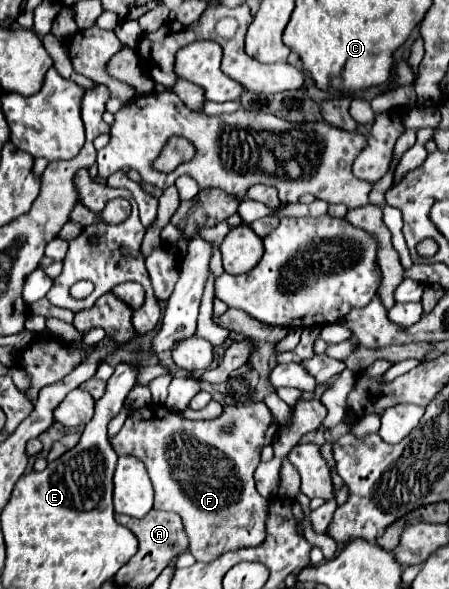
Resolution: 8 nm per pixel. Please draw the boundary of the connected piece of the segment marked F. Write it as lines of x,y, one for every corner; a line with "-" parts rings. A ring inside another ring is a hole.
249,402
249,406
225,406
221,418
215,420
189,420
181,412
169,408
165,418
157,416
153,410
151,418
143,418
143,410
137,408
133,414
129,414
119,434
113,436
111,446
119,456
135,456
137,460
143,460
155,488
153,508
177,512
189,536
189,552
199,562
209,562
223,552
243,546
257,546
265,540
265,516
269,500
259,496
259,492
255,490
253,472
261,462
261,448
267,444
267,440
273,440
275,434
277,424
265,402
-
227,424
231,424
231,432
223,432

